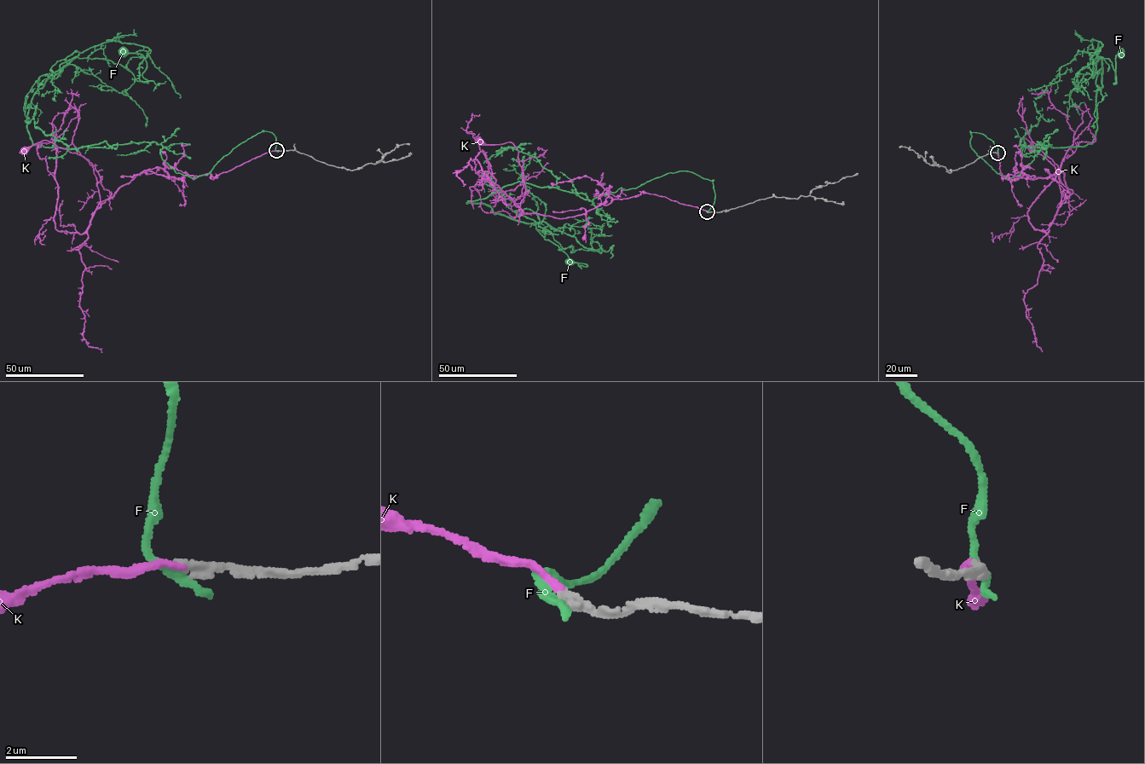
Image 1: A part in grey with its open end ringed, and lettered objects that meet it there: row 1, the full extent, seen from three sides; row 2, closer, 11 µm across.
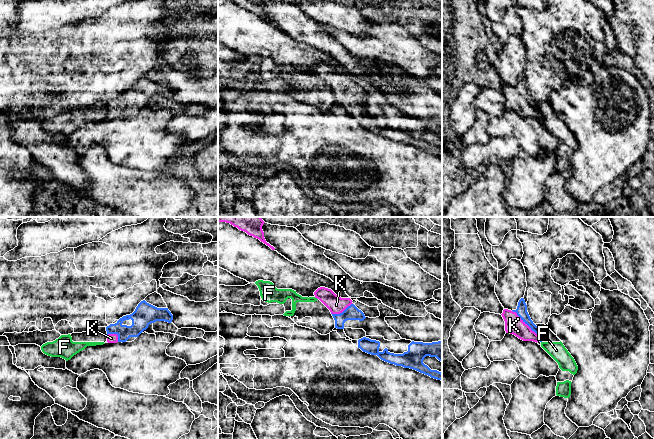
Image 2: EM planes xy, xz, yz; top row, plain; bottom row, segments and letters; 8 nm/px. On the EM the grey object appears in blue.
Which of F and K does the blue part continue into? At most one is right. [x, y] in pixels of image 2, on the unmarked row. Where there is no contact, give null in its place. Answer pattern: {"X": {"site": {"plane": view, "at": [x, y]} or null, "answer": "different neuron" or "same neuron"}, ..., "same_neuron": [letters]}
{"F": {"site": null, "answer": "different neuron"}, "K": {"site": {"plane": "yz", "at": [525, 99]}, "answer": "same neuron"}, "same_neuron": ["K"]}

